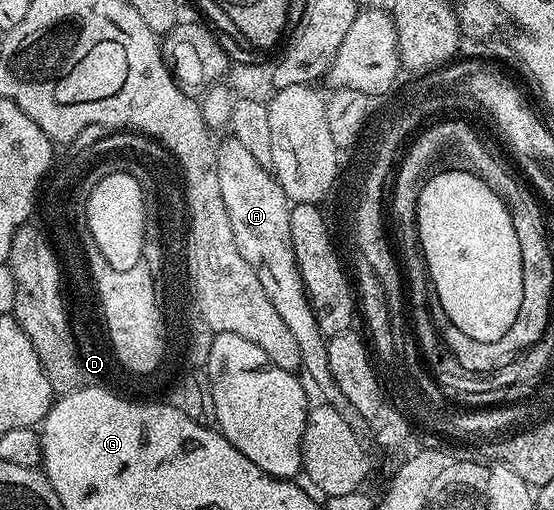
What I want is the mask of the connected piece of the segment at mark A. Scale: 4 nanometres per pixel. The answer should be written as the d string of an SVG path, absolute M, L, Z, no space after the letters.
M228 139L217 148L218 181L221 184L222 199L234 230L235 243L246 263L253 268L262 291L270 298L274 309L278 311L283 323L293 332L301 355L300 369L308 372L307 380L316 384L321 393L323 404L332 405L354 431L363 434L366 429L364 417L358 415L356 408L342 395L338 383L334 383L334 375L330 375L330 359L328 358L328 341L318 327L317 317L309 303L307 289L301 277L300 268L293 251L293 237L290 235L289 200L282 187L276 181L271 170L260 163L254 155L234 139Z

